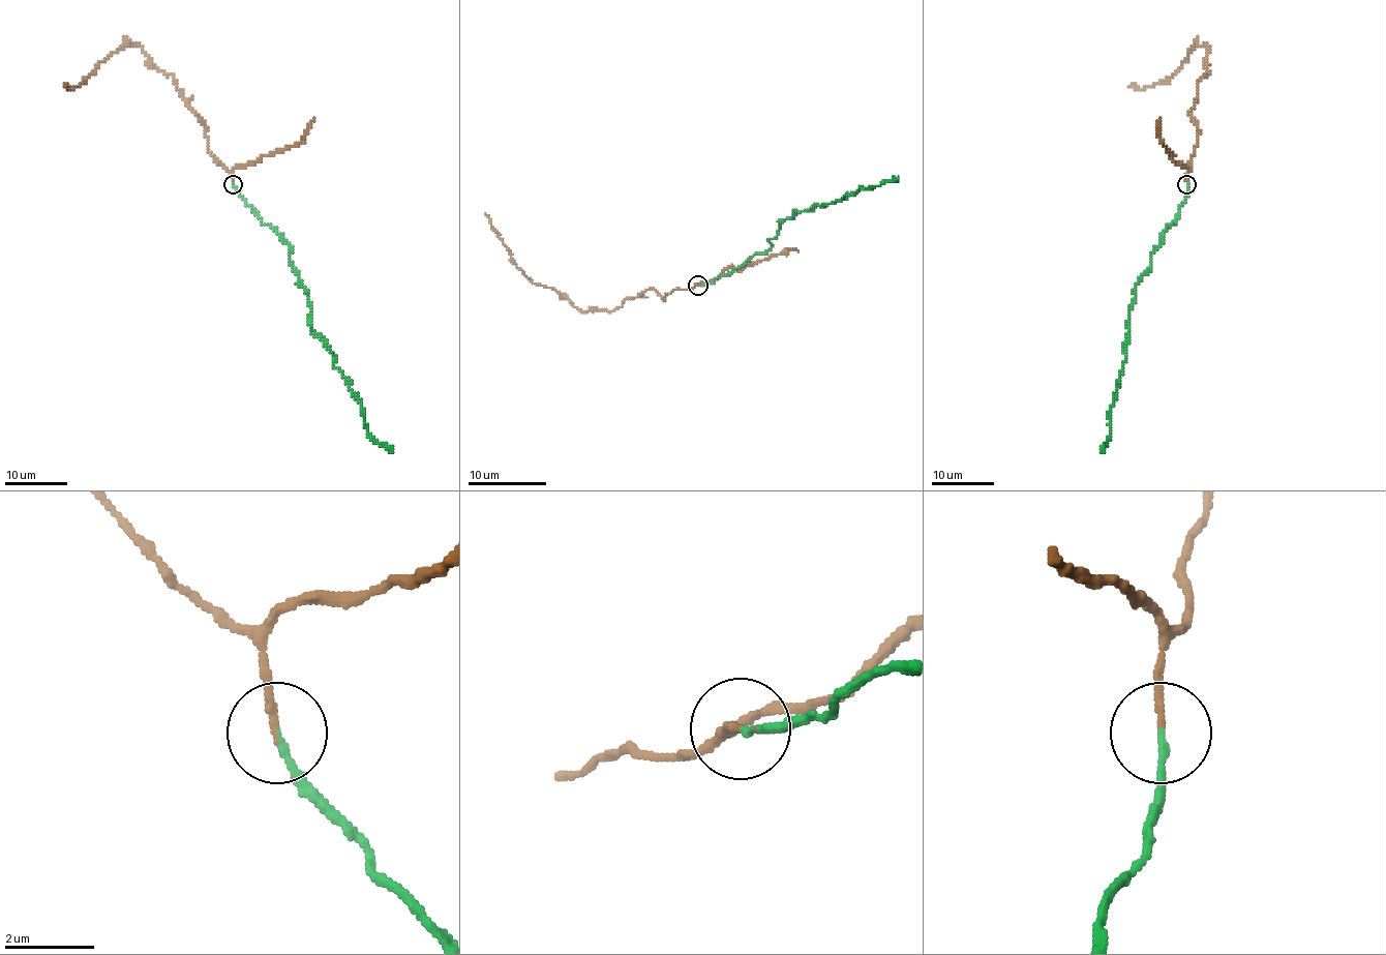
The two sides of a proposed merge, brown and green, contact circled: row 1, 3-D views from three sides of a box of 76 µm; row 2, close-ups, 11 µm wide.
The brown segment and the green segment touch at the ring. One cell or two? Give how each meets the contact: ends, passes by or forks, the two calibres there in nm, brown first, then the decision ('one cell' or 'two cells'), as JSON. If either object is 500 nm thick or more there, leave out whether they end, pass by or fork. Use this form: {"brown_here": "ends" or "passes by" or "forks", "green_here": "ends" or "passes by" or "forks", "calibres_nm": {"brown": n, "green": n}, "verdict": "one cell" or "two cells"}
{"brown_here": "ends", "green_here": "ends", "calibres_nm": {"brown": 150, "green": 160}, "verdict": "one cell"}

